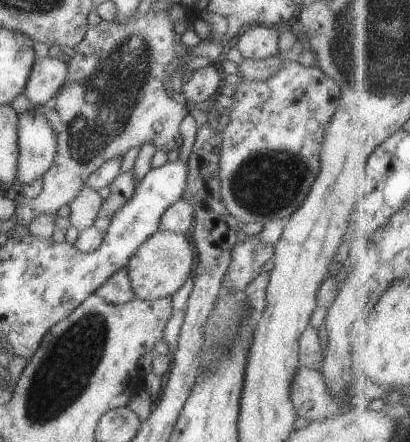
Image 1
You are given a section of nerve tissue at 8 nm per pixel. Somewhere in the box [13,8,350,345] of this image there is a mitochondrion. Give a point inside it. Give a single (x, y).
(122, 67)

